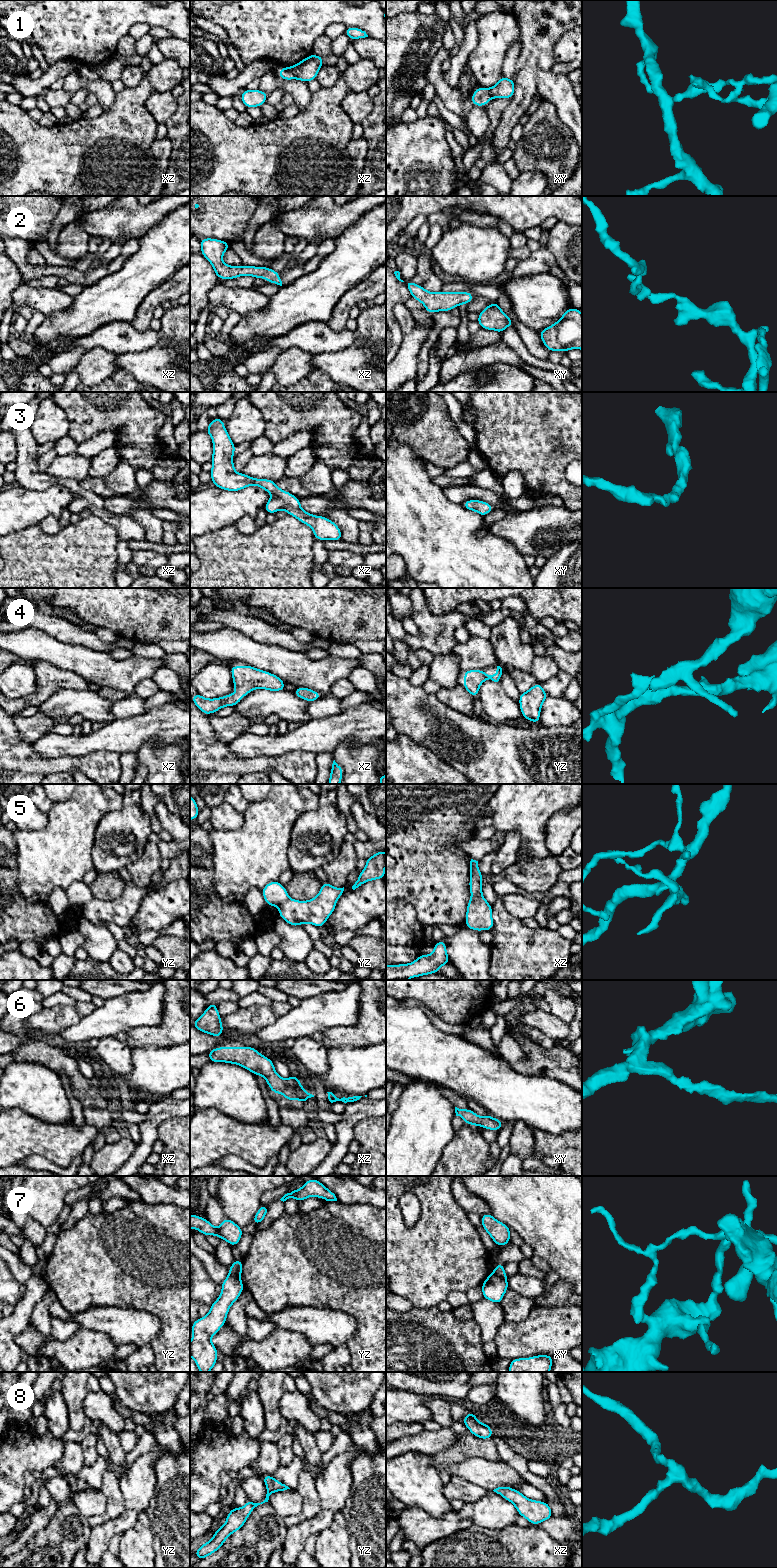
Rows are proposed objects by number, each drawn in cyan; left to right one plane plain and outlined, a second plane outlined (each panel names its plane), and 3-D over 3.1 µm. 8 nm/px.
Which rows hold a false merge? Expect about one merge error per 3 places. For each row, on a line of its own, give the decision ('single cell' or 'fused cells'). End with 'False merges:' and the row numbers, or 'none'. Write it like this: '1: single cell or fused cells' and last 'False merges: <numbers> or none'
1: fused cells
2: single cell
3: single cell
4: single cell
5: single cell
6: single cell
7: fused cells
8: single cell
False merges: 1, 7

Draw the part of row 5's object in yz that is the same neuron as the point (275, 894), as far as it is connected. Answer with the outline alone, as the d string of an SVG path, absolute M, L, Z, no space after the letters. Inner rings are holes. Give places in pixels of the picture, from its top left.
M271 881L261 890L266 904L278 906L279 916L289 925L310 923L316 927L324 927L343 891L344 887L335 888L329 882L325 882L315 898L297 901L289 898L286 888L279 881Z

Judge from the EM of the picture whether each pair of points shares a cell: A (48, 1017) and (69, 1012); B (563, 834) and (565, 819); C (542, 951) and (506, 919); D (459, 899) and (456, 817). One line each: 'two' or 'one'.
A: one
B: one
C: one
D: one

